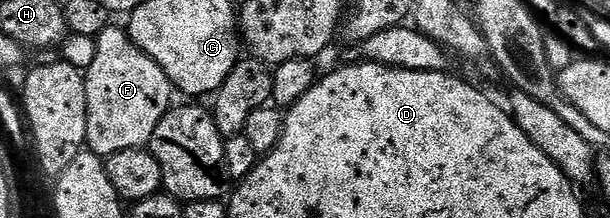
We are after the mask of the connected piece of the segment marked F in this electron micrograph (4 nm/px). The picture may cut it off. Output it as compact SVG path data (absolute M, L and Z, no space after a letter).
M106 27L97 34L95 44L98 49L93 53L93 62L89 69L84 70L85 90L87 91L87 135L85 145L88 152L96 153L98 157L106 159L124 149L139 149L148 146L153 137L155 127L170 112L169 100L175 94L175 86L168 75L159 67L159 63L152 61L149 56L134 45L133 40L124 28L113 29Z

